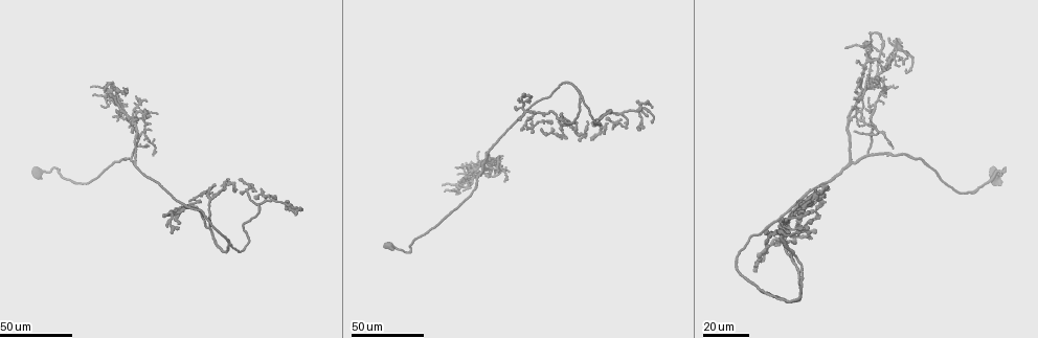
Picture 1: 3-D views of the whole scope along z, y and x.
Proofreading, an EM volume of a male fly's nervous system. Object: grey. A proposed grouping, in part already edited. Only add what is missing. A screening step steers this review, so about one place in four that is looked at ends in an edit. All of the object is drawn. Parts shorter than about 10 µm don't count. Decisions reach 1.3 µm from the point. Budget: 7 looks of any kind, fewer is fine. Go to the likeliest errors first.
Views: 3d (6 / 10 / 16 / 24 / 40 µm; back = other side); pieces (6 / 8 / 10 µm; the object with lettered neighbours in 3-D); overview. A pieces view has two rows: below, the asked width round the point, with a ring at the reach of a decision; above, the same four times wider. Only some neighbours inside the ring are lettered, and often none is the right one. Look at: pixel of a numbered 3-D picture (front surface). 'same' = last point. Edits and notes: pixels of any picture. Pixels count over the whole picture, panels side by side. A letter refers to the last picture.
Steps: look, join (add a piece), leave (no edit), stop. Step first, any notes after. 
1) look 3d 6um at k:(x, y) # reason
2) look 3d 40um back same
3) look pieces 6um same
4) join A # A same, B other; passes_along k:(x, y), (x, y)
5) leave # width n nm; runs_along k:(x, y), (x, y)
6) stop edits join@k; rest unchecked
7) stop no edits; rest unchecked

look 3d 40um at 1:(530, 122) # an open end

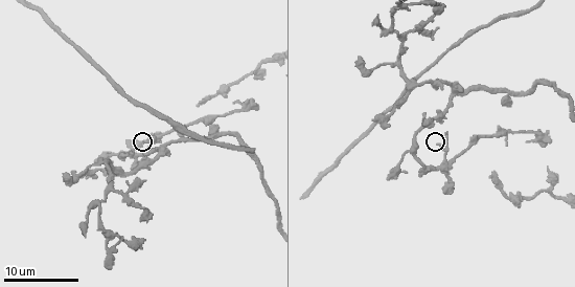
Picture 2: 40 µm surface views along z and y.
look pieces 6um at 2:(153, 141) # what lies round it

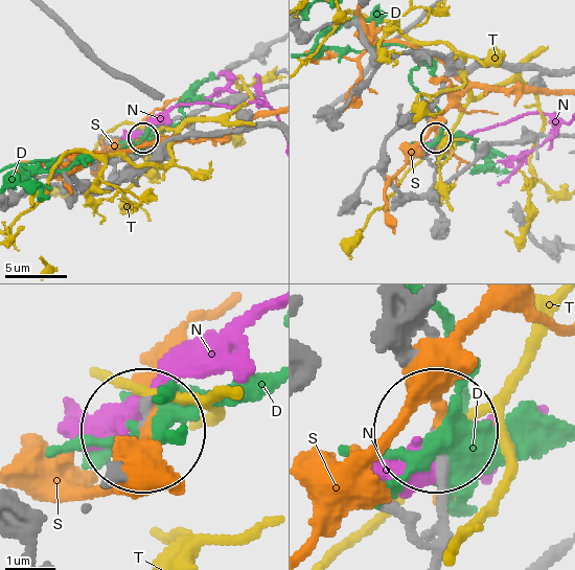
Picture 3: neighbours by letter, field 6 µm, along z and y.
leave # D other, N other, S other, T other; runs_along 3:(434, 549), (434, 429); none of them fits

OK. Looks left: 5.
look 3d 24um at 1:(234, 189)

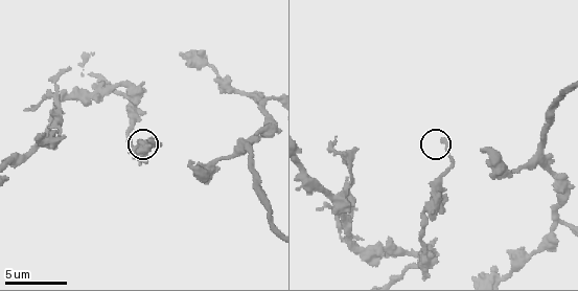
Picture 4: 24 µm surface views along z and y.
look pieces 8um at 4:(442, 141)

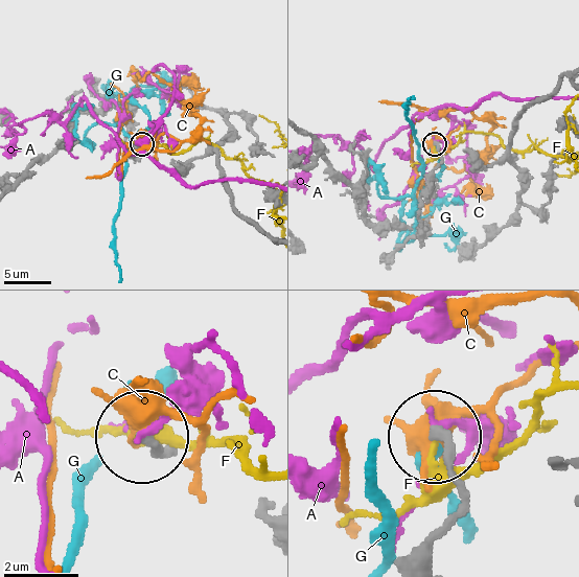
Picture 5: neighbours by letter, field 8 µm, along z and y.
leave # A other, C other, F other, G other; runs_along 5:(387, 224), (421, 231), (421, 200), (440, 158), (436, 144); no lettered piece goes on from it

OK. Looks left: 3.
look pieces 8um at 2:(373, 121) # branch stops here

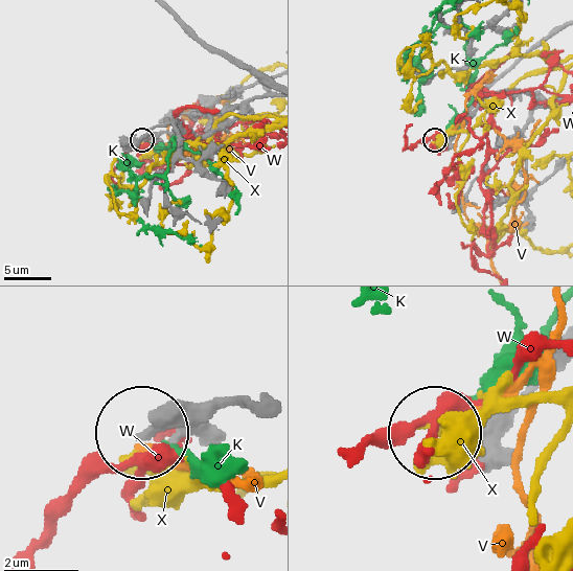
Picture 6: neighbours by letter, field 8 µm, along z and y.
leave # K other, V other, W other, X other; runs_along 6:(254, 408), (180, 405), (145, 430); no lettered piece goes on from it

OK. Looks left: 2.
look 3d 24um at 1:(270, 196) # free end

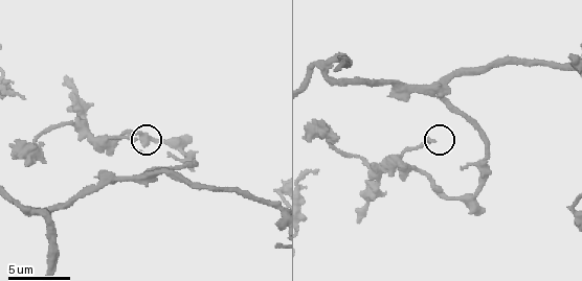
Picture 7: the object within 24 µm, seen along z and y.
look pieces 6um at 7:(138, 153)

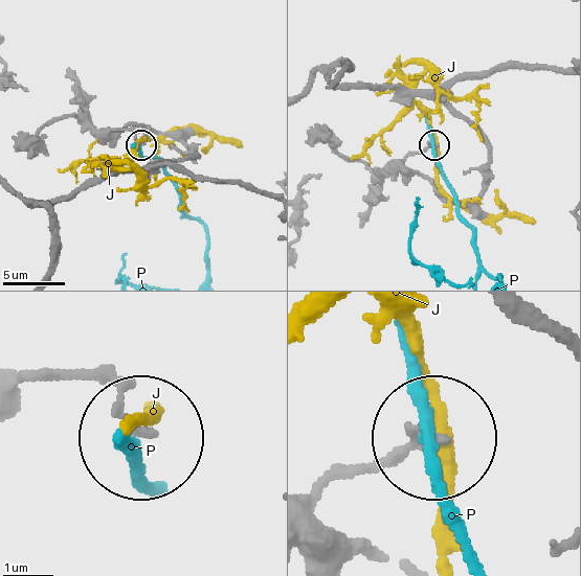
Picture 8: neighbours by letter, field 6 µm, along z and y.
leave # J other, P other; runs_along 8:(27, 374), (98, 378), (132, 433); no lettered piece goes on from it

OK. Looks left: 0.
stop no edits; rest unchecked

